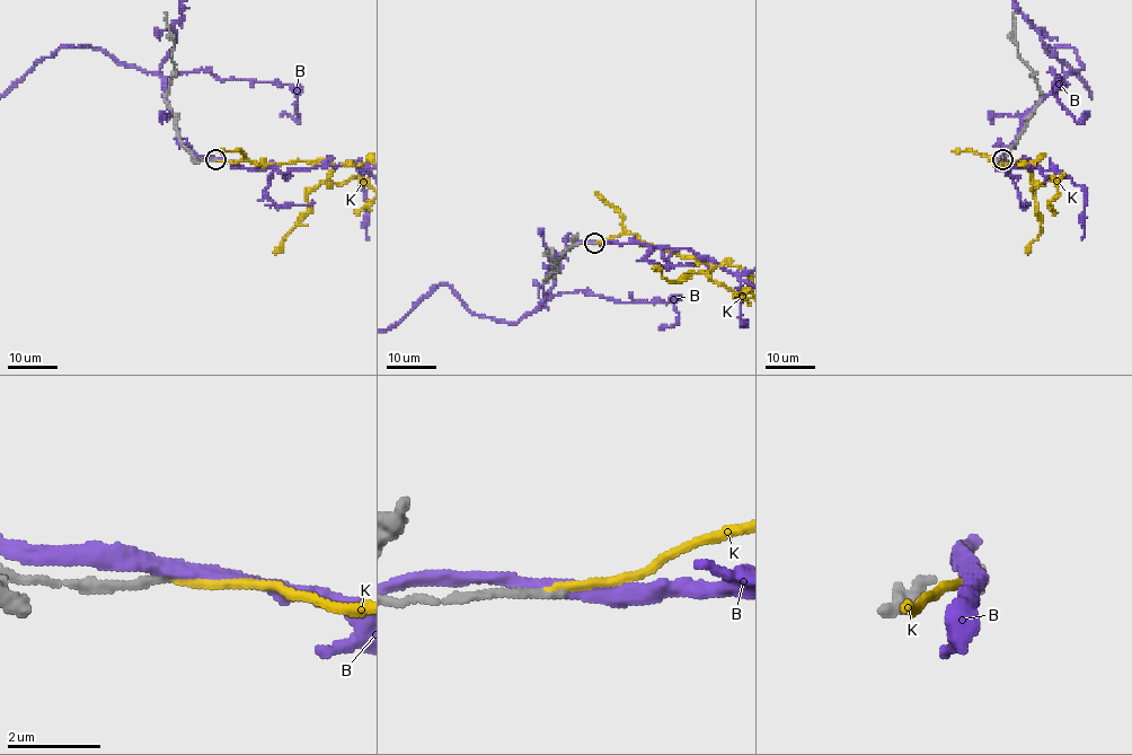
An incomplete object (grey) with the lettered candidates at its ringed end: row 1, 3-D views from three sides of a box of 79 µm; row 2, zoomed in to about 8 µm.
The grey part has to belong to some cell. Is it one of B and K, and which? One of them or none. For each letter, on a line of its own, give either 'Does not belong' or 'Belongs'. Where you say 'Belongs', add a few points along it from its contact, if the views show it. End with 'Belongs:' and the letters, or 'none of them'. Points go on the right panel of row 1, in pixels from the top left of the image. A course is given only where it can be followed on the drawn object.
B: Does not belong
K: Belongs
Belongs: K

